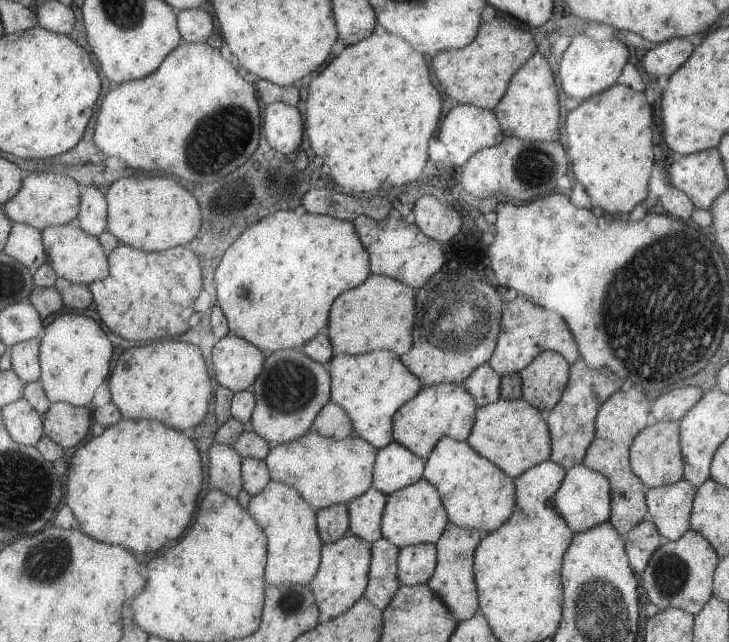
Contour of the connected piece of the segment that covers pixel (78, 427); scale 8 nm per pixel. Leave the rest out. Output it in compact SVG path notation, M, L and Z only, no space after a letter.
M59 401L54 403L44 417L46 436L66 450L81 444L93 424L89 407L79 407Z

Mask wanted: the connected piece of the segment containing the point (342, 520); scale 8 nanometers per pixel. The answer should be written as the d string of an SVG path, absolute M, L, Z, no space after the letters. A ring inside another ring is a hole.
M345 504L318 510L319 533L323 543L335 543L351 533L350 511Z

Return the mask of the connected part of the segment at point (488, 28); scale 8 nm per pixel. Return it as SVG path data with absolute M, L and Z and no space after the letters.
M493 18L481 23L475 38L467 46L435 54L431 60L431 68L441 88L450 99L457 103L493 110L505 94L511 76L535 52L537 52L536 45L529 32L515 28L501 18Z

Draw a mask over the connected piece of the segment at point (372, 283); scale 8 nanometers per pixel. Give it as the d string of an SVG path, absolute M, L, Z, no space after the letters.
M375 275L335 300L326 331L335 348L335 355L371 354L375 350L406 354L414 346L413 327L415 291L393 278Z

